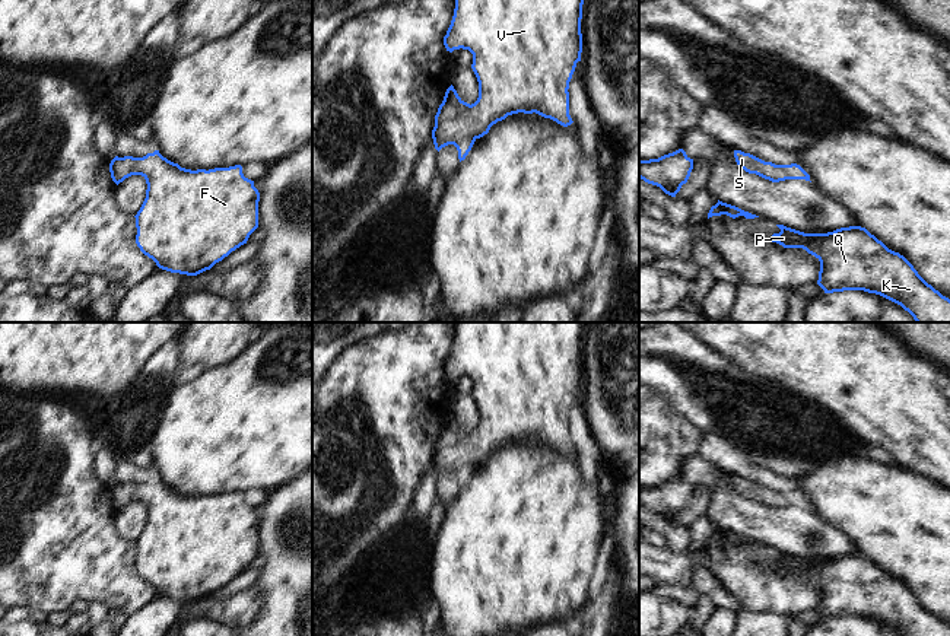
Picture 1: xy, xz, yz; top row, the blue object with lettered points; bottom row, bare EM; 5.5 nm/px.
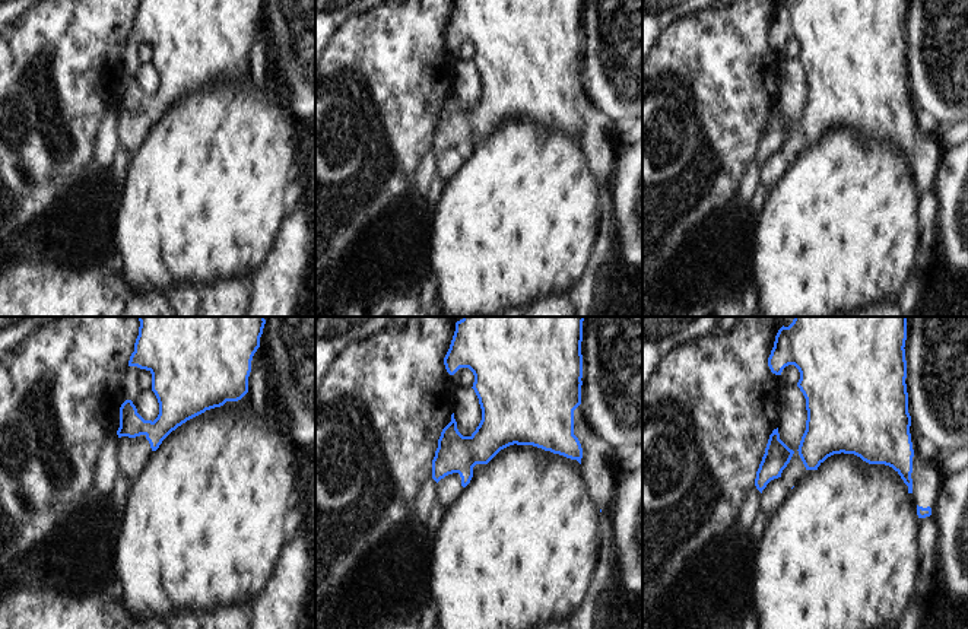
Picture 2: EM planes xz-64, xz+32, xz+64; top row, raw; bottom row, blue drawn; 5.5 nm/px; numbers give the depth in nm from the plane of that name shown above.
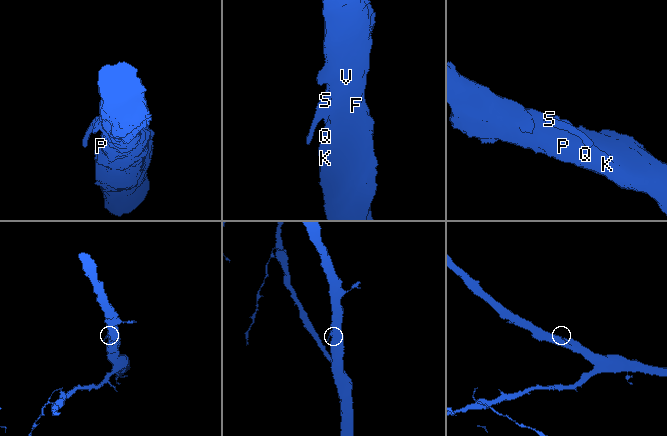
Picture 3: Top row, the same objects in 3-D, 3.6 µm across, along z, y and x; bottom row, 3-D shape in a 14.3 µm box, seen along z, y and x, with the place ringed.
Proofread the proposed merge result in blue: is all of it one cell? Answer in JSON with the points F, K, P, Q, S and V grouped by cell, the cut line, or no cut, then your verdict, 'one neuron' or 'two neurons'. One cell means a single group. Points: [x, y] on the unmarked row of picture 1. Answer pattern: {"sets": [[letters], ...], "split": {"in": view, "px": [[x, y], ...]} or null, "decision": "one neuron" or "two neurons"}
{"sets": [["F", "K", "P", "Q", "S", "V"]], "split": null, "decision": "one neuron"}

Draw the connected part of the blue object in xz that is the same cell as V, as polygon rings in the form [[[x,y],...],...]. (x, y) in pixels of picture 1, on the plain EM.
[[[457,322],[444,372],[449,379],[463,375],[473,381],[479,424],[470,432],[452,411],[447,416],[432,457],[435,476],[454,471],[461,489],[493,451],[518,439],[536,439],[571,452],[568,416],[581,388],[582,331],[584,322]]]

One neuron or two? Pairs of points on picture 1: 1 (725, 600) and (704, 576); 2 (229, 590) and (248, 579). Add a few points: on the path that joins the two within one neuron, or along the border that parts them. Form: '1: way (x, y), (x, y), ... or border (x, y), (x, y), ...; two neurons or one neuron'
1: way (720, 594), (708, 582); one neuron
2: way (234, 585), (244, 581); one neuron

